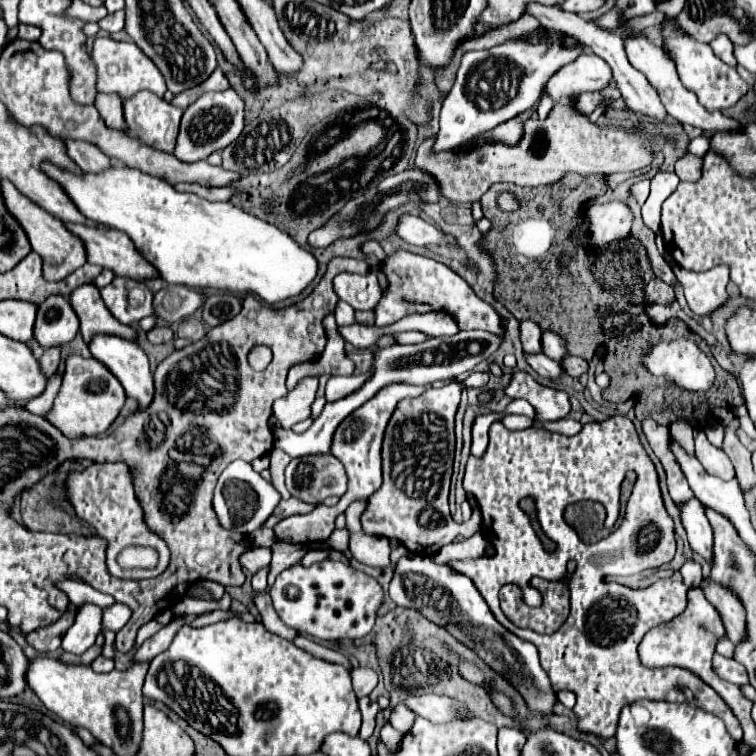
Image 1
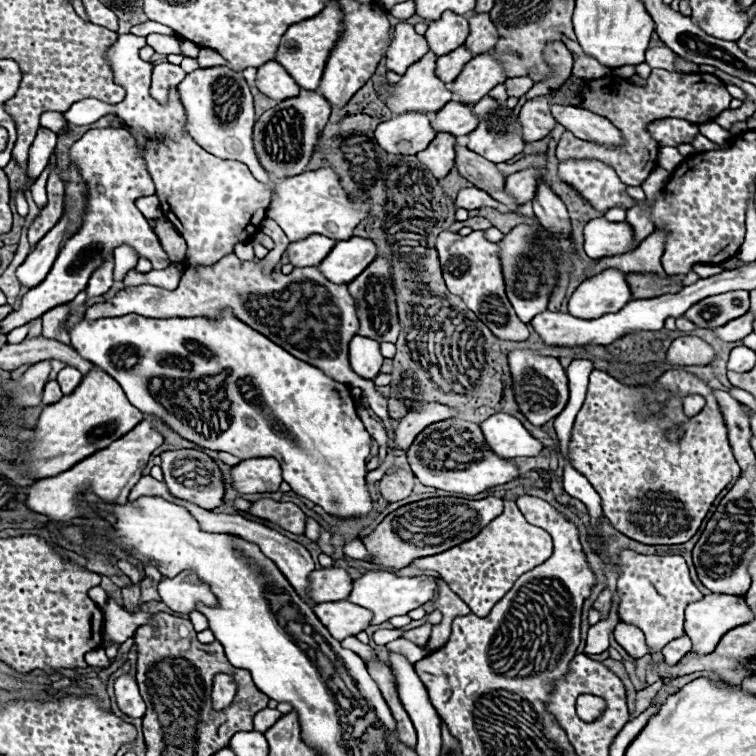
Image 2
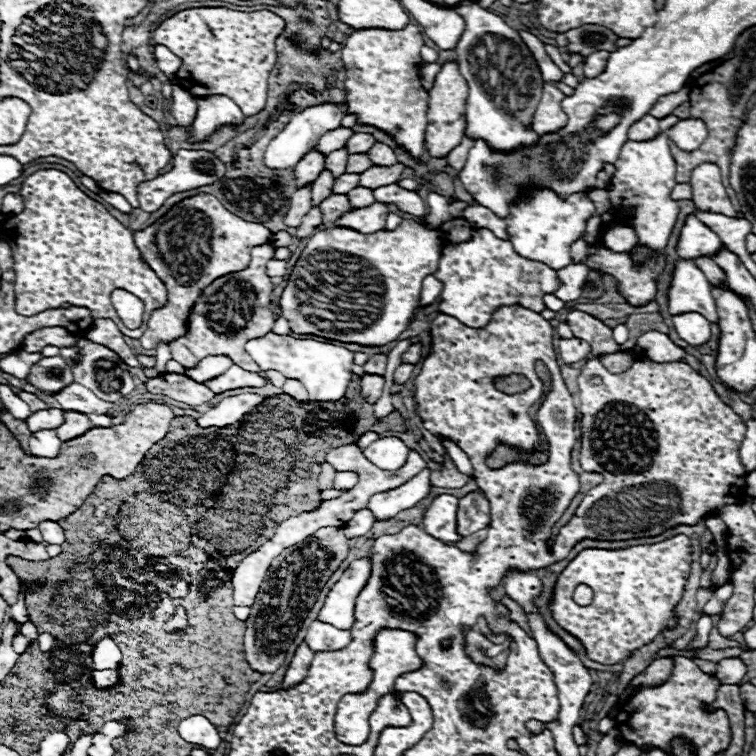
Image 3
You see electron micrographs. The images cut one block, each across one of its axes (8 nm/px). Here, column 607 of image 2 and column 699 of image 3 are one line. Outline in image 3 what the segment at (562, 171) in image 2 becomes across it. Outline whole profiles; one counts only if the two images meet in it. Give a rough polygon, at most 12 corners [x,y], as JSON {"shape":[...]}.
{"shape":[[704,162],[692,170],[692,202],[700,212],[736,214],[720,168]]}

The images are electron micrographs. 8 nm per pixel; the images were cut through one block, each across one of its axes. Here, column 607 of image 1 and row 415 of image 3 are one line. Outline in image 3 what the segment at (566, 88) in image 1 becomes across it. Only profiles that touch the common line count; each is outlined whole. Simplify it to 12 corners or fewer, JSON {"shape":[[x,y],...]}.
{"shape":[[68,410],[56,434],[64,440],[84,434],[92,428],[86,414]]}

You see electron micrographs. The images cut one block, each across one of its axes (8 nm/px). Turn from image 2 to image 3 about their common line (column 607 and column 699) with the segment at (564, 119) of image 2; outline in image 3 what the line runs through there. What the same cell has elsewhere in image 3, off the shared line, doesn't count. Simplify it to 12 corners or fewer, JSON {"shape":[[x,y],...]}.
{"shape":[[686,118],[666,134],[692,152],[708,138],[698,118]]}

